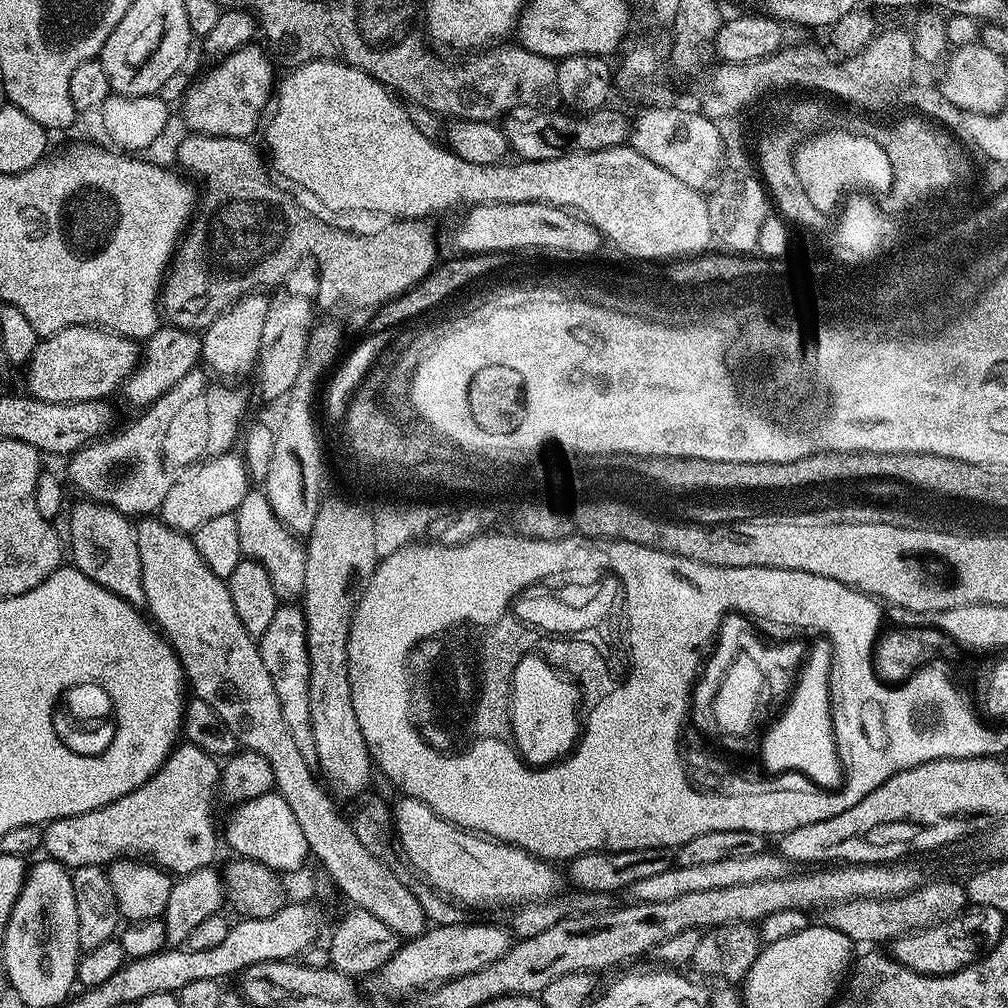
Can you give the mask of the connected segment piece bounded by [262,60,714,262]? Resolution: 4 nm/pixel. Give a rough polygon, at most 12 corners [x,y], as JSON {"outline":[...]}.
{"outline":[[307,60],[262,128],[278,174],[413,220],[554,204],[636,262],[712,240],[630,146],[516,164],[426,138],[370,74]]}

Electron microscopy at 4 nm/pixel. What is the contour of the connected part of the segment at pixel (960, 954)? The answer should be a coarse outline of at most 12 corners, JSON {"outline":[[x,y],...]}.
{"outline":[[972,906],[891,941],[892,959],[945,976],[998,946],[1006,918]]}

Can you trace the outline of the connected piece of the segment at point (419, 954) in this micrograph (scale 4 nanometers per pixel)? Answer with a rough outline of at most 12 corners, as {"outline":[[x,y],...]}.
{"outline":[[438,924],[381,966],[394,996],[498,962],[514,937],[496,924]]}

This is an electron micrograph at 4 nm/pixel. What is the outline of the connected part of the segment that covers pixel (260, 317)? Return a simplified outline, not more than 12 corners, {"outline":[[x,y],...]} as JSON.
{"outline":[[270,300],[234,301],[203,329],[209,373],[240,376],[257,363]]}

